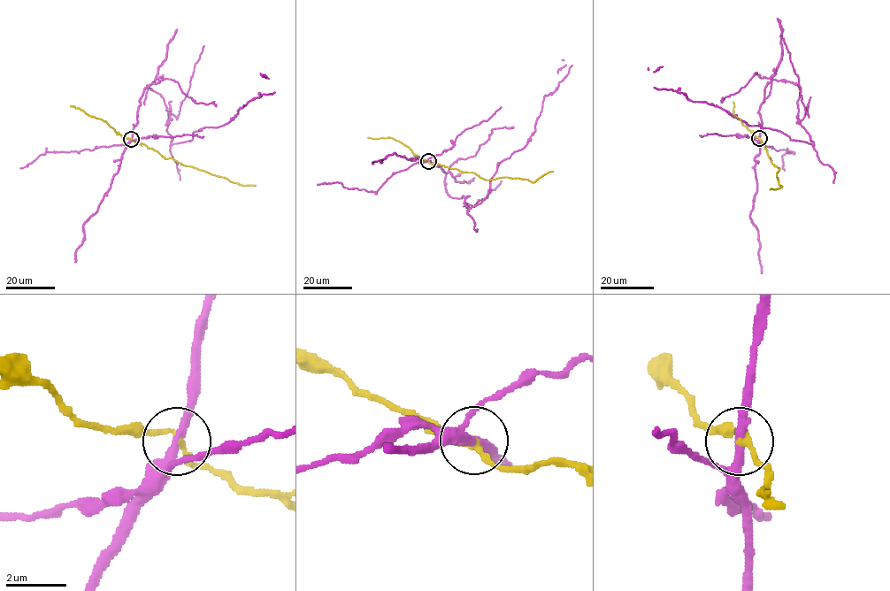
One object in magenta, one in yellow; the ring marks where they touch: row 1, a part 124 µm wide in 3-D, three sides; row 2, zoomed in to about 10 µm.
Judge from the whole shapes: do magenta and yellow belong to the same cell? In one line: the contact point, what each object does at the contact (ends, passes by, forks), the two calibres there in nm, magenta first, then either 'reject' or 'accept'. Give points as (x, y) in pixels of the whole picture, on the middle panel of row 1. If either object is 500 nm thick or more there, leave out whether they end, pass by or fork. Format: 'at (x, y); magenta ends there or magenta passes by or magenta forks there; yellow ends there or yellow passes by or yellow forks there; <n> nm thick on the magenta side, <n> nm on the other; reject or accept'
at (428, 161); magenta passes by; yellow passes by; 280 nm thick on the magenta side, 150 nm on the other; reject

